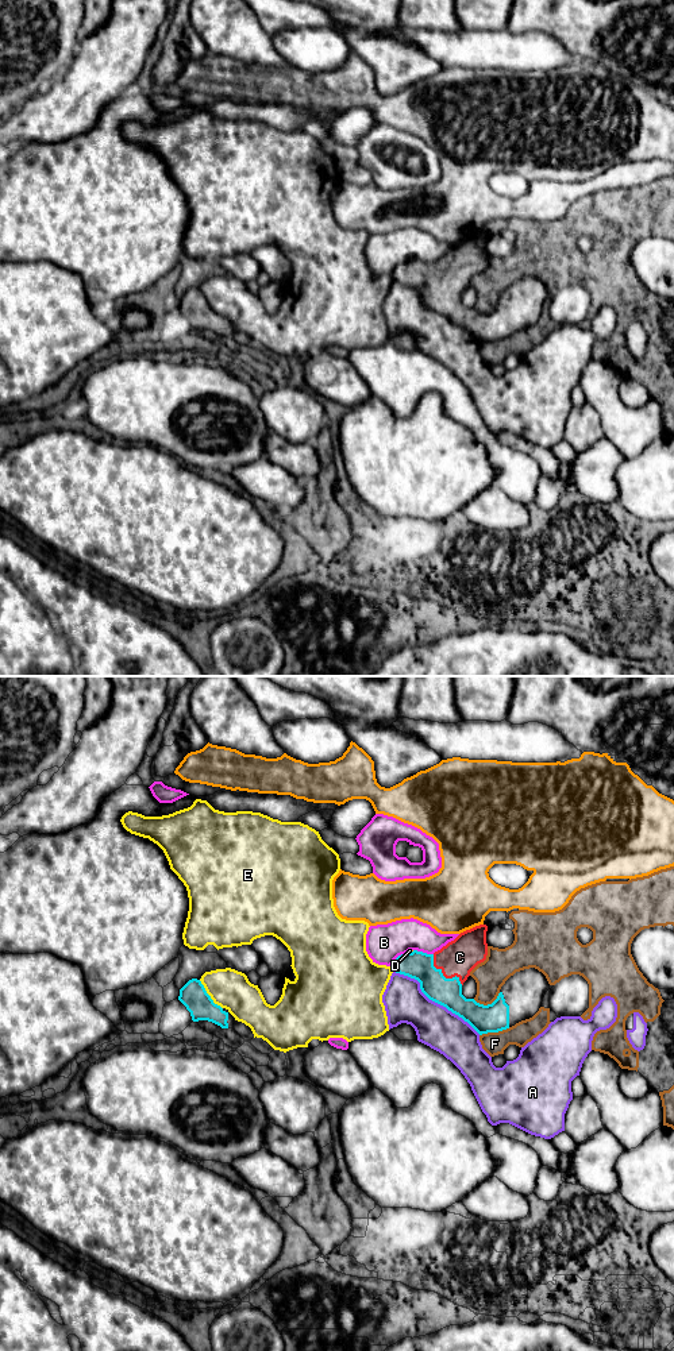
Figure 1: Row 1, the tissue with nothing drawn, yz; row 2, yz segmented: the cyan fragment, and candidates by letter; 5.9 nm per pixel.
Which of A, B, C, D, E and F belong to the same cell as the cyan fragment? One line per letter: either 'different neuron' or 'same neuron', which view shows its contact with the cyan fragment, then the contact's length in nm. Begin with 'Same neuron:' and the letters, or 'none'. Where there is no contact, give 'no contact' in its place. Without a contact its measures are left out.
Same neuron: C
A: different neuron | yz | 650 nm
B: different neuron | yz | 120 nm
C: same neuron | yz | 260 nm
D: different neuron | yz | 40 nm
E: different neuron | yz | 220 nm
F: different neuron | yz | 190 nm

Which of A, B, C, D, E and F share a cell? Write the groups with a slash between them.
A D / B / C / E / F

